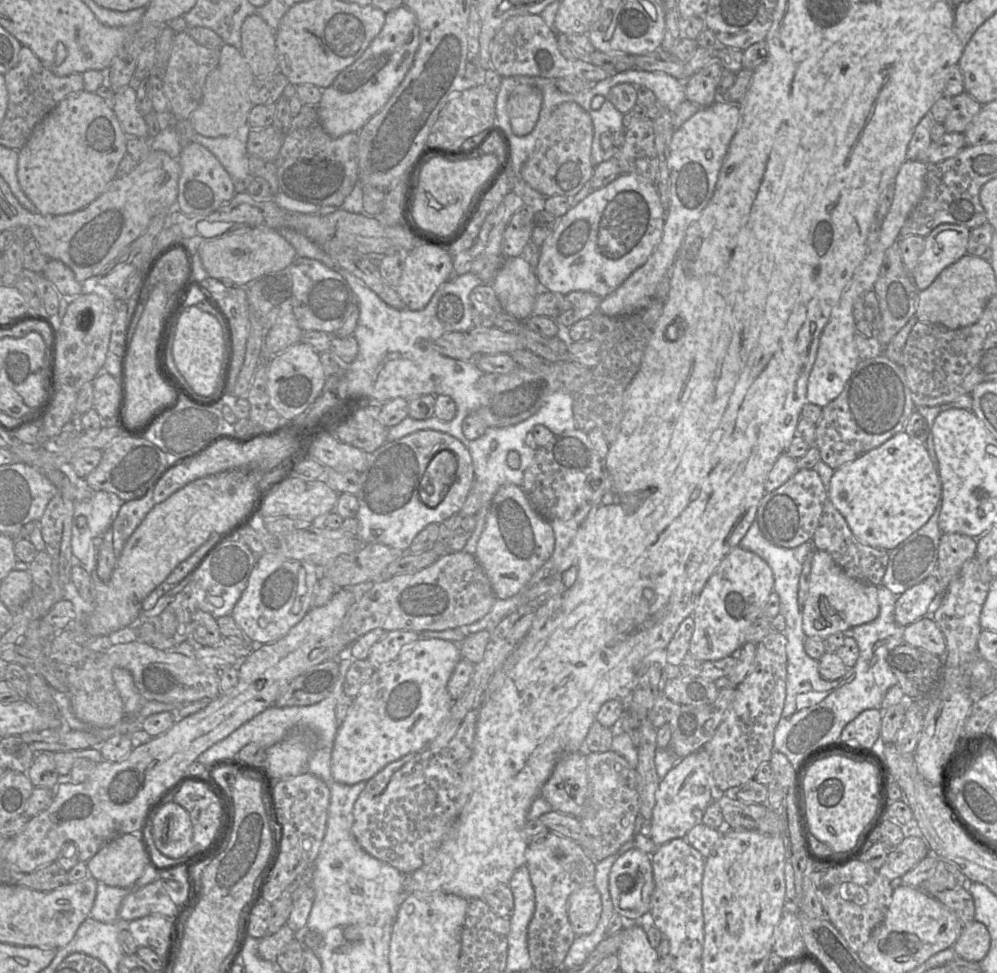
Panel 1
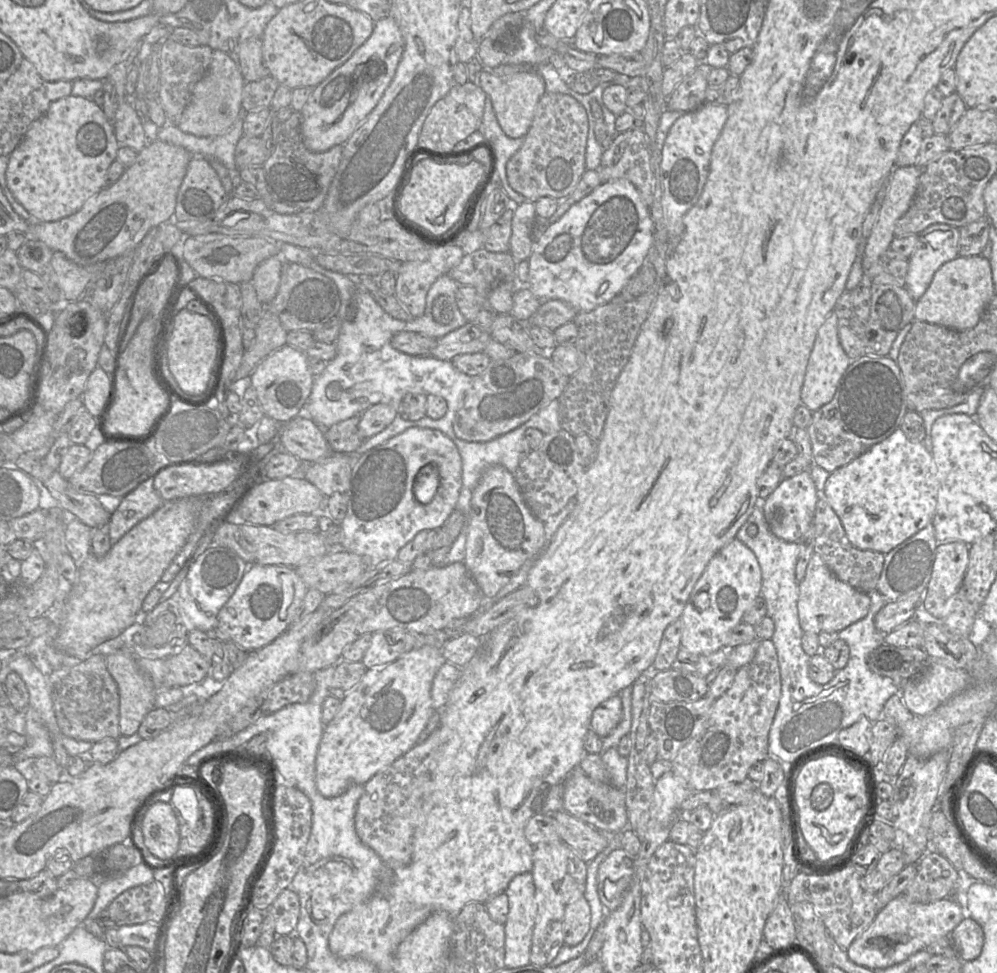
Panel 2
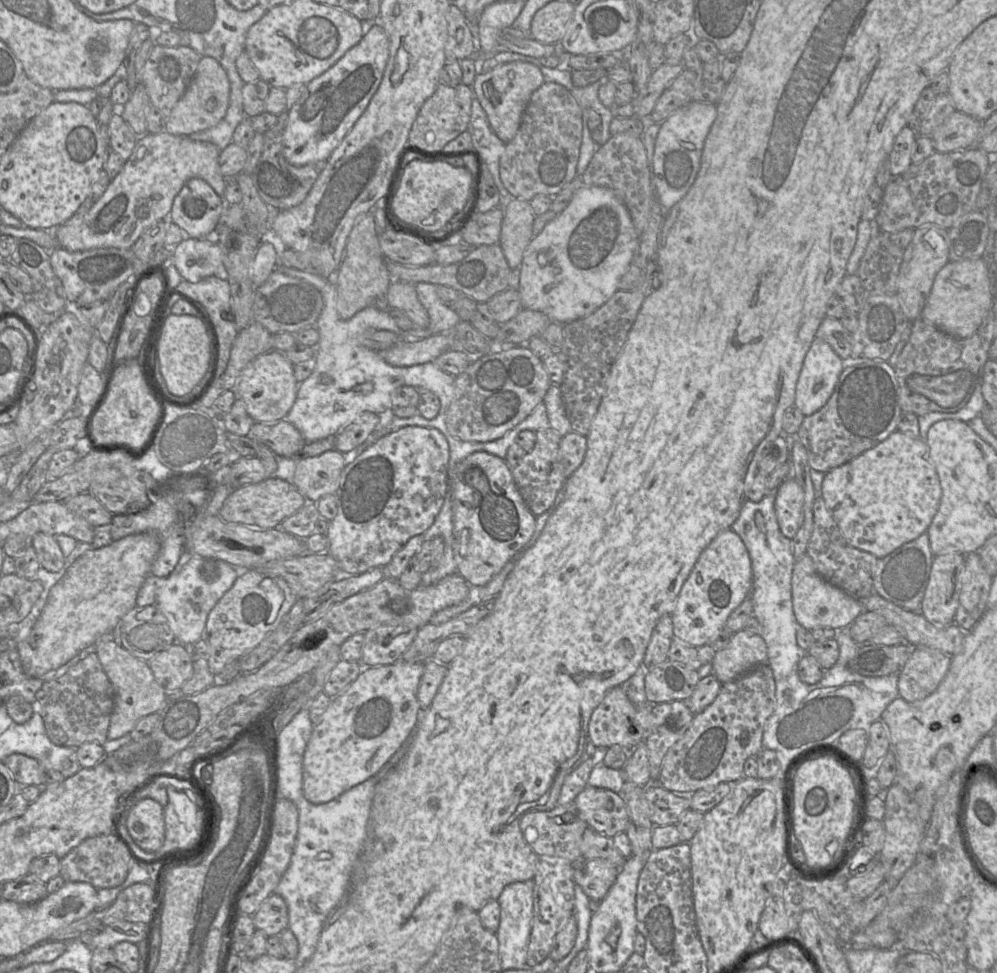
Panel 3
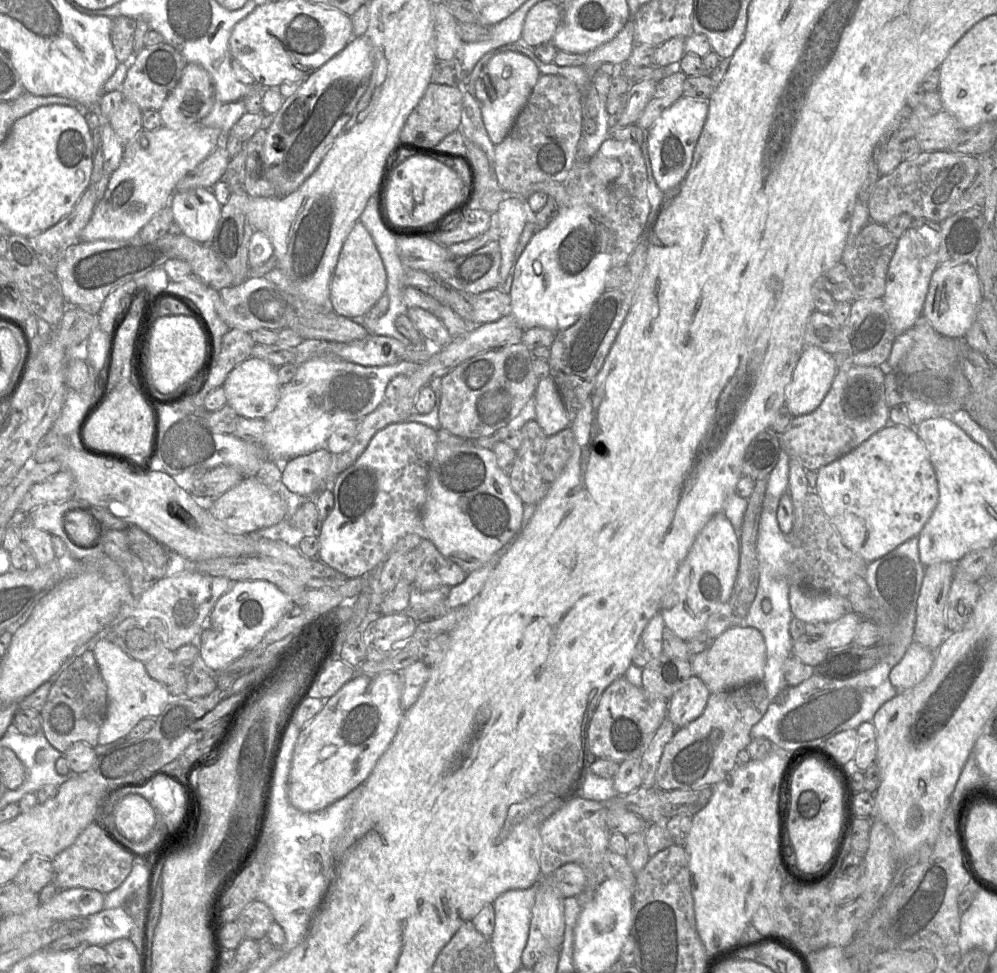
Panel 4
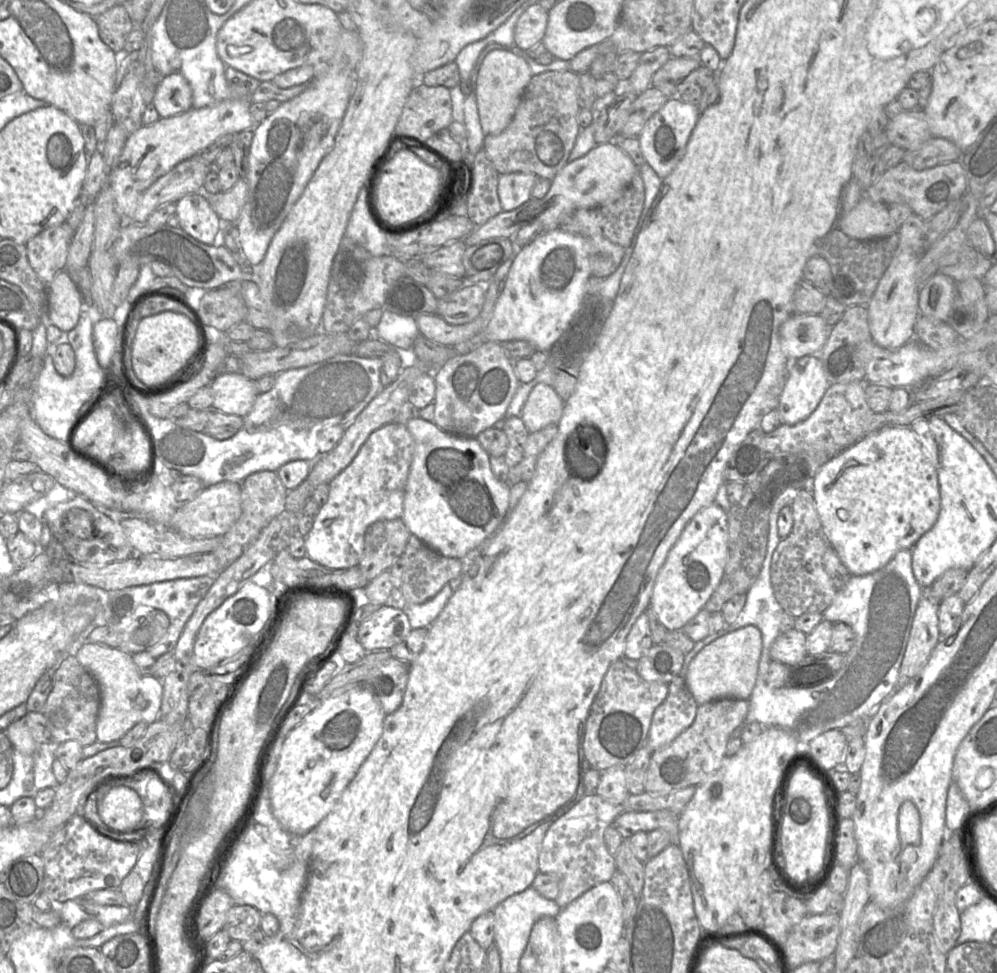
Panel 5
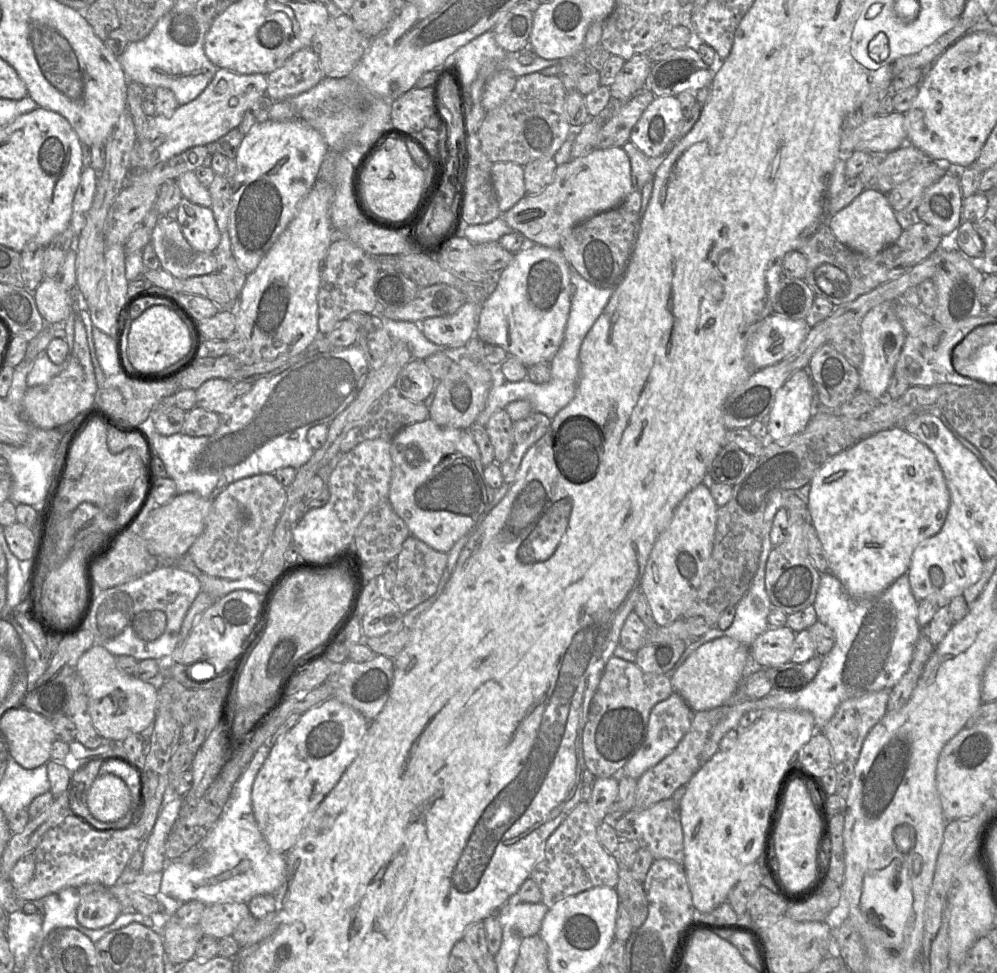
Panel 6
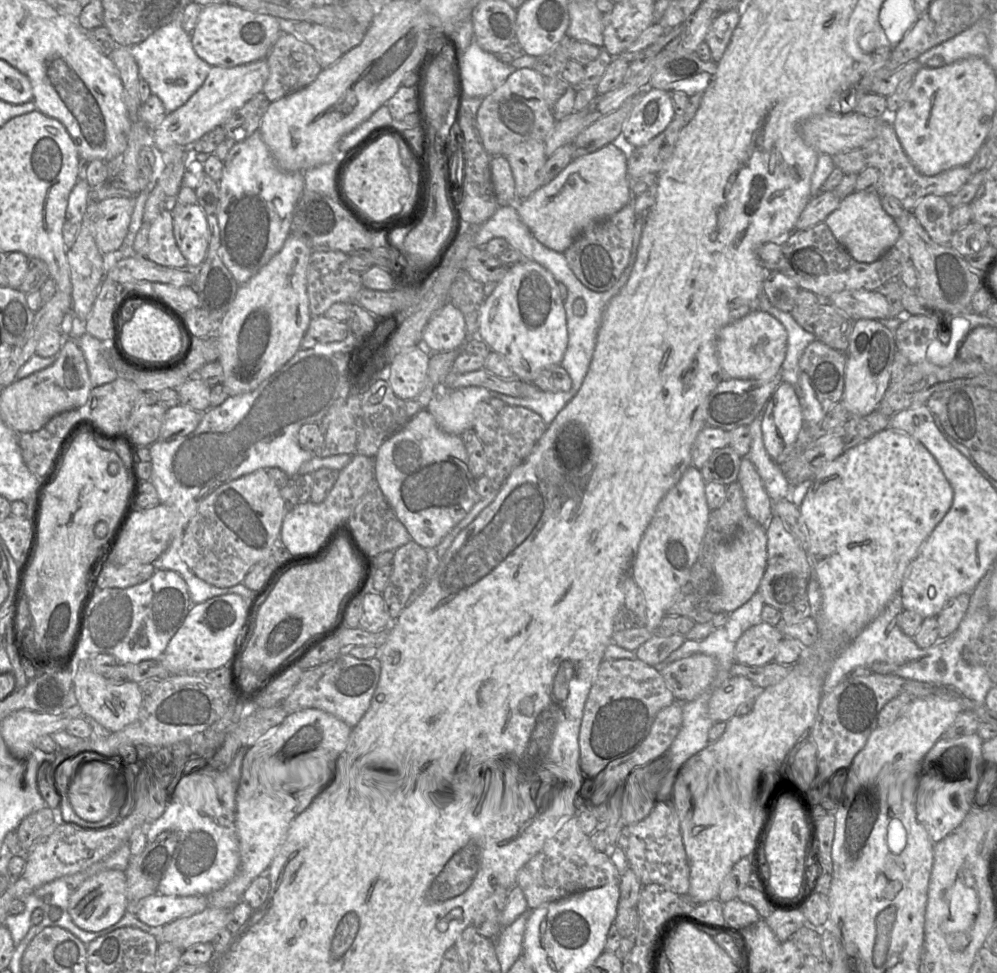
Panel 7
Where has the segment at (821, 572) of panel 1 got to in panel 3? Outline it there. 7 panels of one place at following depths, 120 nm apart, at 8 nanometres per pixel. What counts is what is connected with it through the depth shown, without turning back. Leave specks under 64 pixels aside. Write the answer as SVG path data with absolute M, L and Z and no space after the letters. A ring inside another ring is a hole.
M807 555L797 559L793 567L792 606L799 625L809 631L817 628L834 630L846 628L864 611L860 600L824 580L817 573L812 559Z

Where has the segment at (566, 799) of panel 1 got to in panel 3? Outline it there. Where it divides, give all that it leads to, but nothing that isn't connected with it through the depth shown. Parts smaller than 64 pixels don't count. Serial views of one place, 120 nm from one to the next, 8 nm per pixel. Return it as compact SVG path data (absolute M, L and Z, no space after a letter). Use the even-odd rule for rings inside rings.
M587 785L574 803L581 819L598 833L613 838L626 832L628 810L623 794Z

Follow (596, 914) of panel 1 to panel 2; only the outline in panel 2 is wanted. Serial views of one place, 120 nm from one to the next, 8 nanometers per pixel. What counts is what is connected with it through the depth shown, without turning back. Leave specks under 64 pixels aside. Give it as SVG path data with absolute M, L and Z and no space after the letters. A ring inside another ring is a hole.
M584 896L567 905L563 920L564 945L578 945L588 933L590 922L590 906Z

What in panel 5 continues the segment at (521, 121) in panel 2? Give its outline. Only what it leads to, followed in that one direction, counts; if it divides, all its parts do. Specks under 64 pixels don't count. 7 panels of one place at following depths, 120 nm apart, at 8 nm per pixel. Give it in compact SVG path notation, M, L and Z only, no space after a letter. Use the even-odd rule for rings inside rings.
M495 49L483 60L477 79L477 106L484 135L498 135L512 121L533 74L528 63L507 49Z

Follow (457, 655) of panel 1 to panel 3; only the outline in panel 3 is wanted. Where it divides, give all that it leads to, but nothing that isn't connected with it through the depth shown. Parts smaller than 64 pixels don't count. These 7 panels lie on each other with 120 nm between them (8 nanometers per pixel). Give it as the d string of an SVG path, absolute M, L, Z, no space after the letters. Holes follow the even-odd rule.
M403 660L379 667L372 666L360 673L344 692L332 698L319 723L313 726L303 755L303 795L309 802L313 804L329 802L353 786L371 778L412 736L421 711L417 692L423 672L424 663Z

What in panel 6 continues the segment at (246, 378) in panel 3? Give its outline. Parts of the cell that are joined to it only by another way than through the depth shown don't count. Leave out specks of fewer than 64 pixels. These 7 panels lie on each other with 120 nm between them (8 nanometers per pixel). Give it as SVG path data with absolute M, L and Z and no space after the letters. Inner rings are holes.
M213 378L196 389L197 407L218 414L225 411L236 399L233 382L229 379Z

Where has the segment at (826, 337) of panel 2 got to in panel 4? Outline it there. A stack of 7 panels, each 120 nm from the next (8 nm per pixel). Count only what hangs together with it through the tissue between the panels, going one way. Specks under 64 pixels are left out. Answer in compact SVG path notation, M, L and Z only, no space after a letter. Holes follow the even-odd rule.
M818 346L804 347L785 391L785 405L794 417L809 414L820 406L837 371L831 354Z

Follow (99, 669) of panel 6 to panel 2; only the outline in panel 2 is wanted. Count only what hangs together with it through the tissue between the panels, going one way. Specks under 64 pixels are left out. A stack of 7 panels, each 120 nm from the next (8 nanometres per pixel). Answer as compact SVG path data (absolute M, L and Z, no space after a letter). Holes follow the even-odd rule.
M118 651L108 654L106 656L106 667L118 688L120 734L122 736L133 735L137 733L146 714L154 708L155 688L128 653Z

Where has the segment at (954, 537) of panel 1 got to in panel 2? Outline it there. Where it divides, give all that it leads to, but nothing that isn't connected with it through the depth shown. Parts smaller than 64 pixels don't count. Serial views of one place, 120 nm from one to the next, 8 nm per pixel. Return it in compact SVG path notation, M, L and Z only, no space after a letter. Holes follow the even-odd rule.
M961 541L938 544L931 579L922 596L922 605L943 620L952 611L953 598L963 585L969 564L970 545Z

